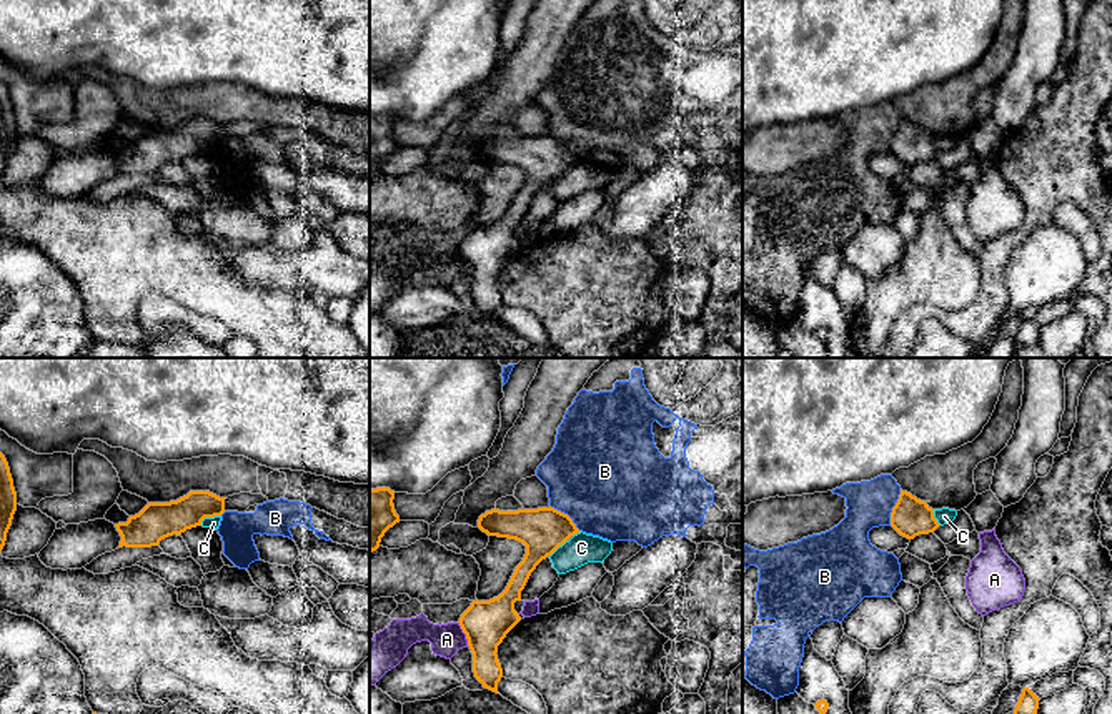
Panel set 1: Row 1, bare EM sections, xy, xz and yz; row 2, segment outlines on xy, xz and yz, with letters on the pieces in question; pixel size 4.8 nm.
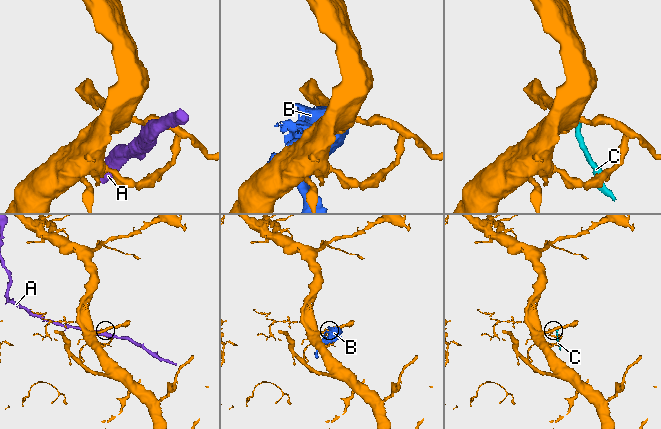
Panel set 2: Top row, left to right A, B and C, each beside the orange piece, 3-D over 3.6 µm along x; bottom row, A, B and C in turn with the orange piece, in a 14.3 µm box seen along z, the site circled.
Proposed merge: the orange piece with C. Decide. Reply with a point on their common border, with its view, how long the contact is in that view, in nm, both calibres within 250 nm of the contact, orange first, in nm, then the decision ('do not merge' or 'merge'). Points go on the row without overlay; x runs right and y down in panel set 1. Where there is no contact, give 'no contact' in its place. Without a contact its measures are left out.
xy (208, 143) | 120 nm | 180/50 nm | merge

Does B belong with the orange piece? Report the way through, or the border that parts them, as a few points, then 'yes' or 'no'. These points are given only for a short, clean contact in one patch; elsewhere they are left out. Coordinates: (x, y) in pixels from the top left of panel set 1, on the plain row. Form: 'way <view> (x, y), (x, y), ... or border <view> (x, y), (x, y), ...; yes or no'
no

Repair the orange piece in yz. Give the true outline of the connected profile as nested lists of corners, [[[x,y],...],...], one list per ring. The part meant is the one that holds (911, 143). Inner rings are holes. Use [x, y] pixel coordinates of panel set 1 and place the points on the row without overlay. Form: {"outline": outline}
{"outline": [[[901,117],[899,126],[891,140],[891,153],[901,163],[914,166],[919,161],[934,160],[941,151],[934,145],[934,136],[926,128]]]}

